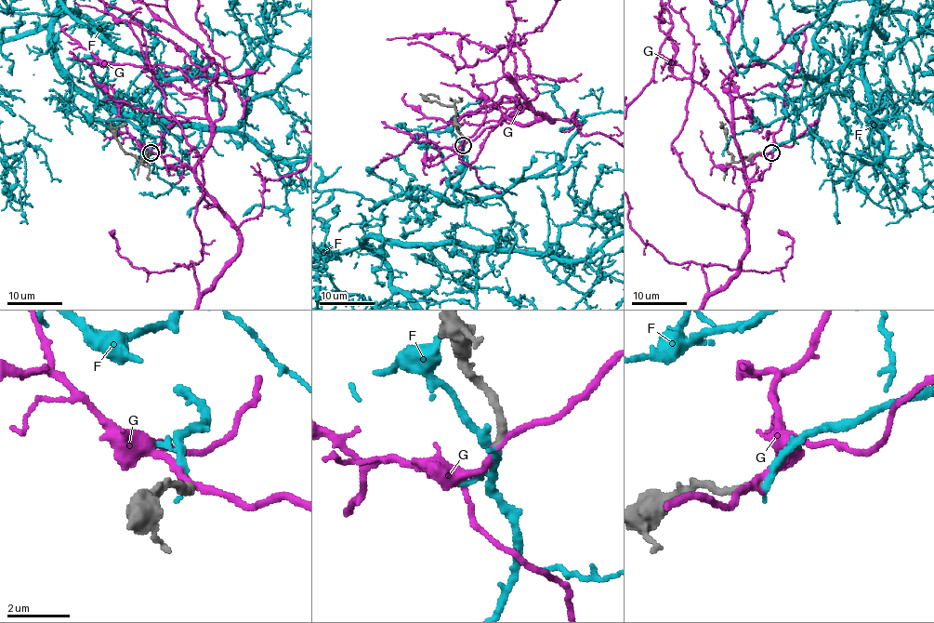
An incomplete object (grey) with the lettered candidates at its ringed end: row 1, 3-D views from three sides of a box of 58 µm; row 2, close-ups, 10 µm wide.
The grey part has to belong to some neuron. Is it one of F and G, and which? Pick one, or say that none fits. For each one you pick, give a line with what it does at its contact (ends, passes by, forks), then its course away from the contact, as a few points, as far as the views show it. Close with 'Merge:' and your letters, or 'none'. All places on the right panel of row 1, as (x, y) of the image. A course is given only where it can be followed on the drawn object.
F: It ends there
Merge: F

